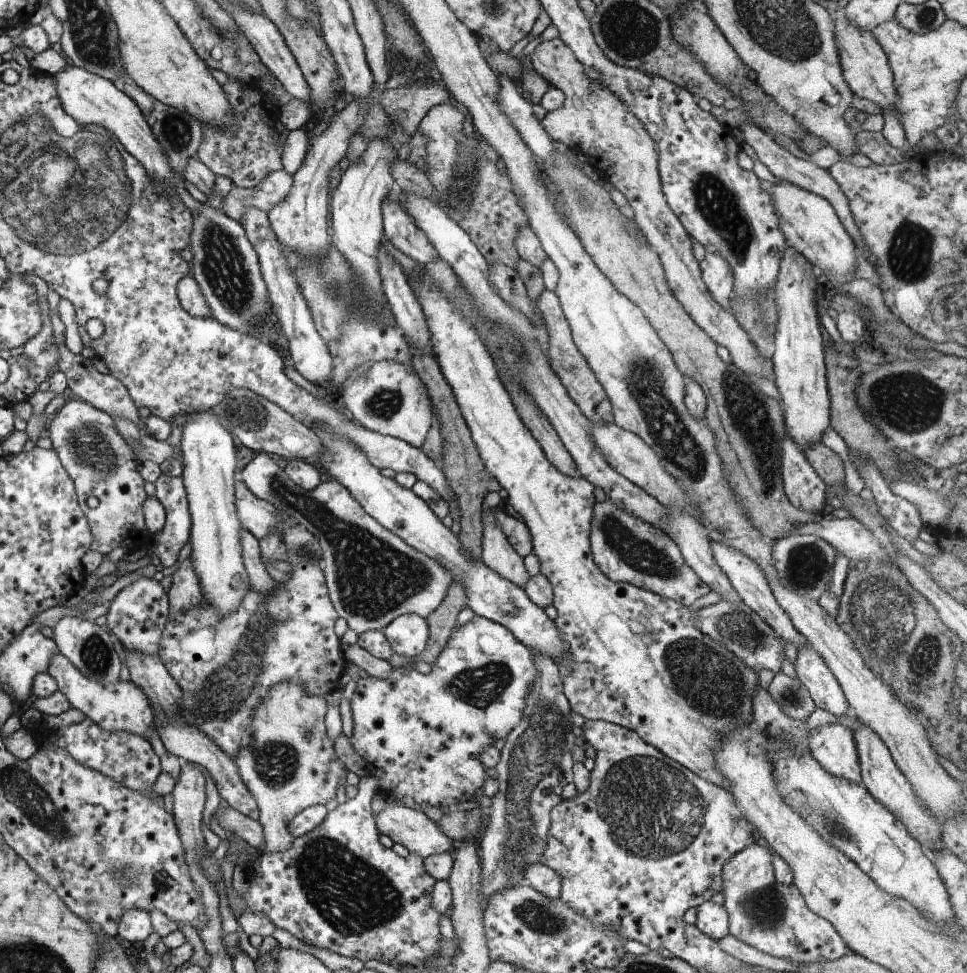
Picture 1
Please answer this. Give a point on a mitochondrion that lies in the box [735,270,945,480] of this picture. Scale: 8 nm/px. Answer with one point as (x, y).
(921, 352)

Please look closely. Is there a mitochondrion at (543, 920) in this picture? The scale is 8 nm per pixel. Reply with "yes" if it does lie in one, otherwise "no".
yes

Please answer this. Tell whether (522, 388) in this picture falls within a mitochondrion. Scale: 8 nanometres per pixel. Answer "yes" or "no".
no

